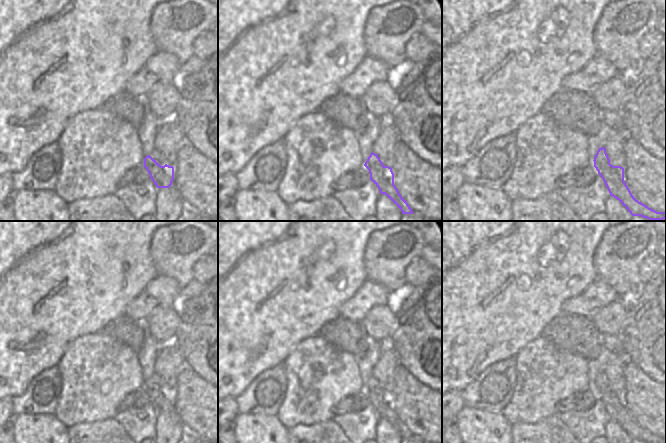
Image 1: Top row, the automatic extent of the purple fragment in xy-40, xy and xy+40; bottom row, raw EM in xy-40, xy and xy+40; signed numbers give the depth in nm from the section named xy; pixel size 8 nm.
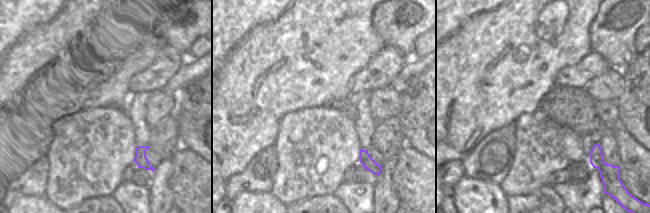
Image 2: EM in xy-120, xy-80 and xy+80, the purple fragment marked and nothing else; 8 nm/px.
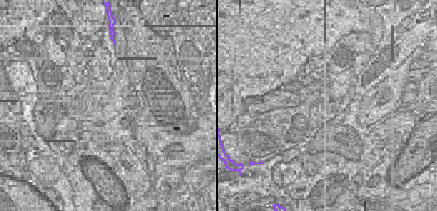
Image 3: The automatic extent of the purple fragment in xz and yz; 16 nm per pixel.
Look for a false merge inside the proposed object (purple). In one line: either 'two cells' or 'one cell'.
two cells

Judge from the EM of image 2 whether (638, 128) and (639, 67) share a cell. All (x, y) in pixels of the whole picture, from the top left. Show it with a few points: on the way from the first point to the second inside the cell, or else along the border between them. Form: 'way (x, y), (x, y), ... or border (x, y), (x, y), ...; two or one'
way (638, 113), (638, 101), (628, 90), (630, 82); one

